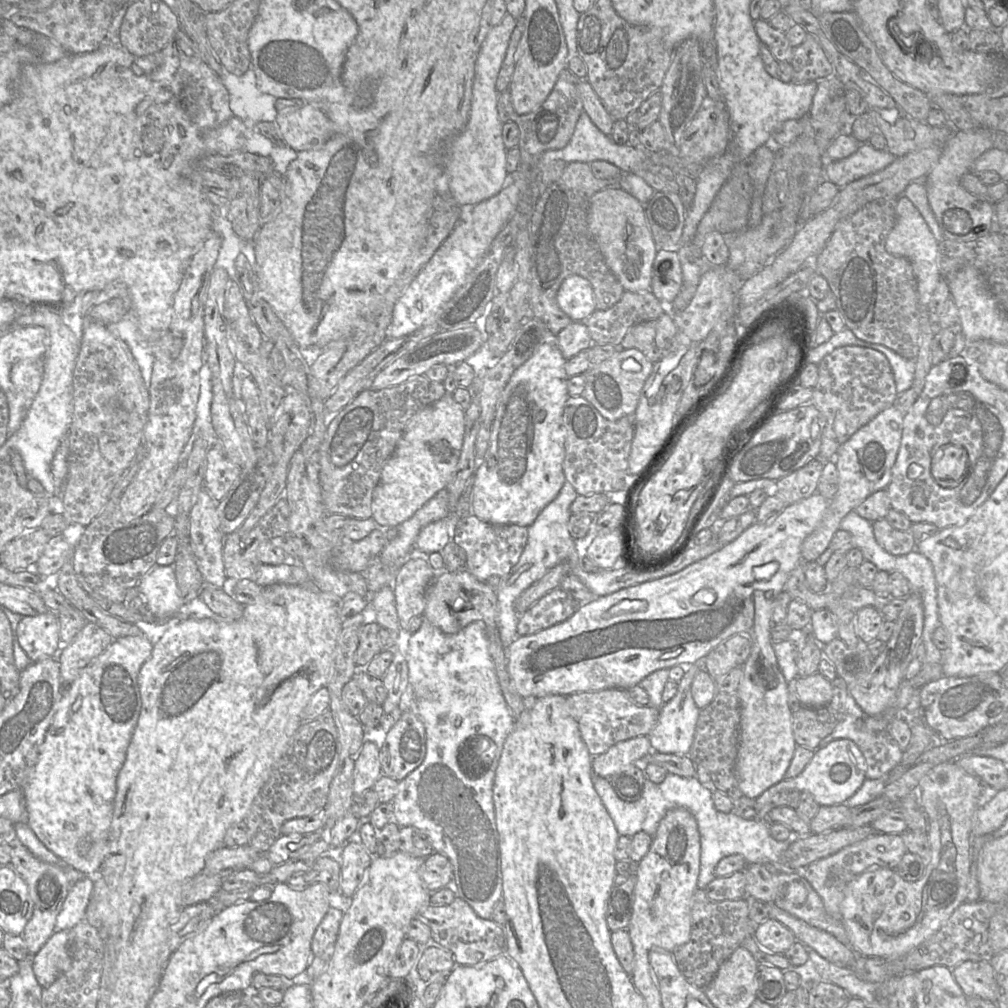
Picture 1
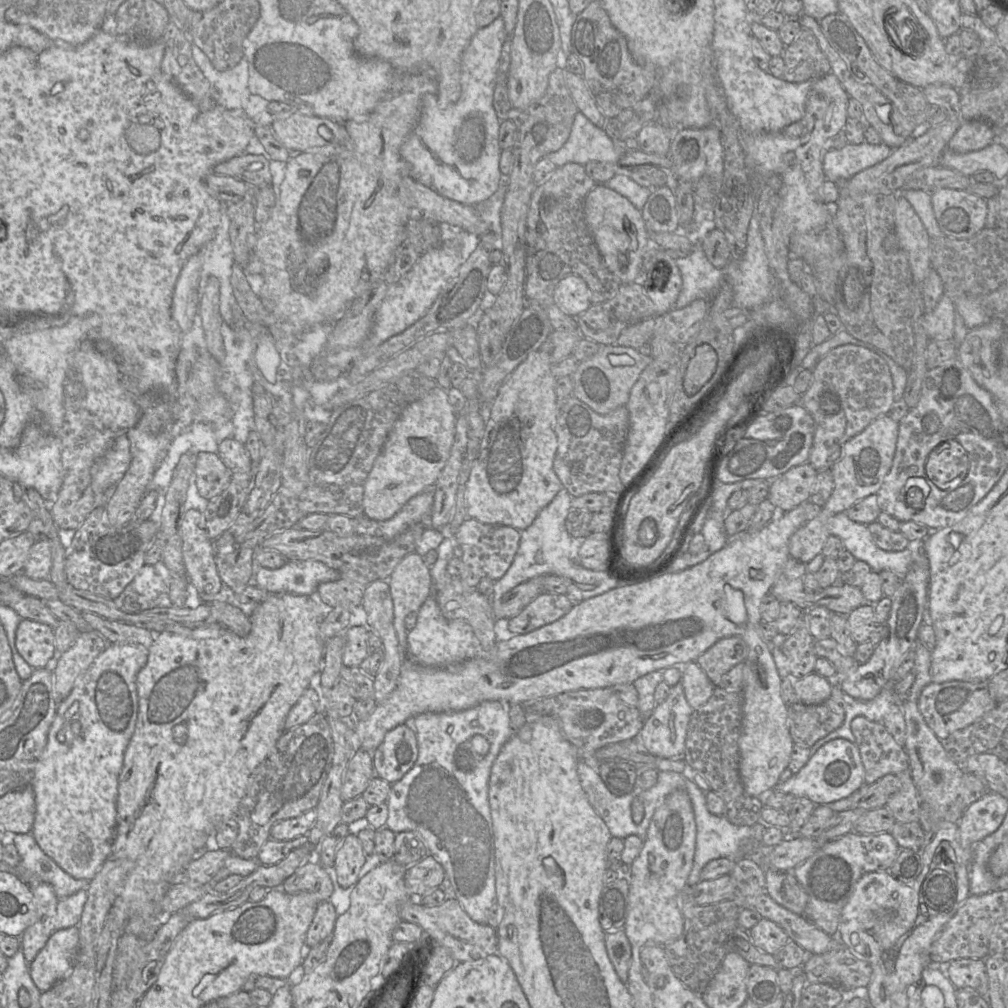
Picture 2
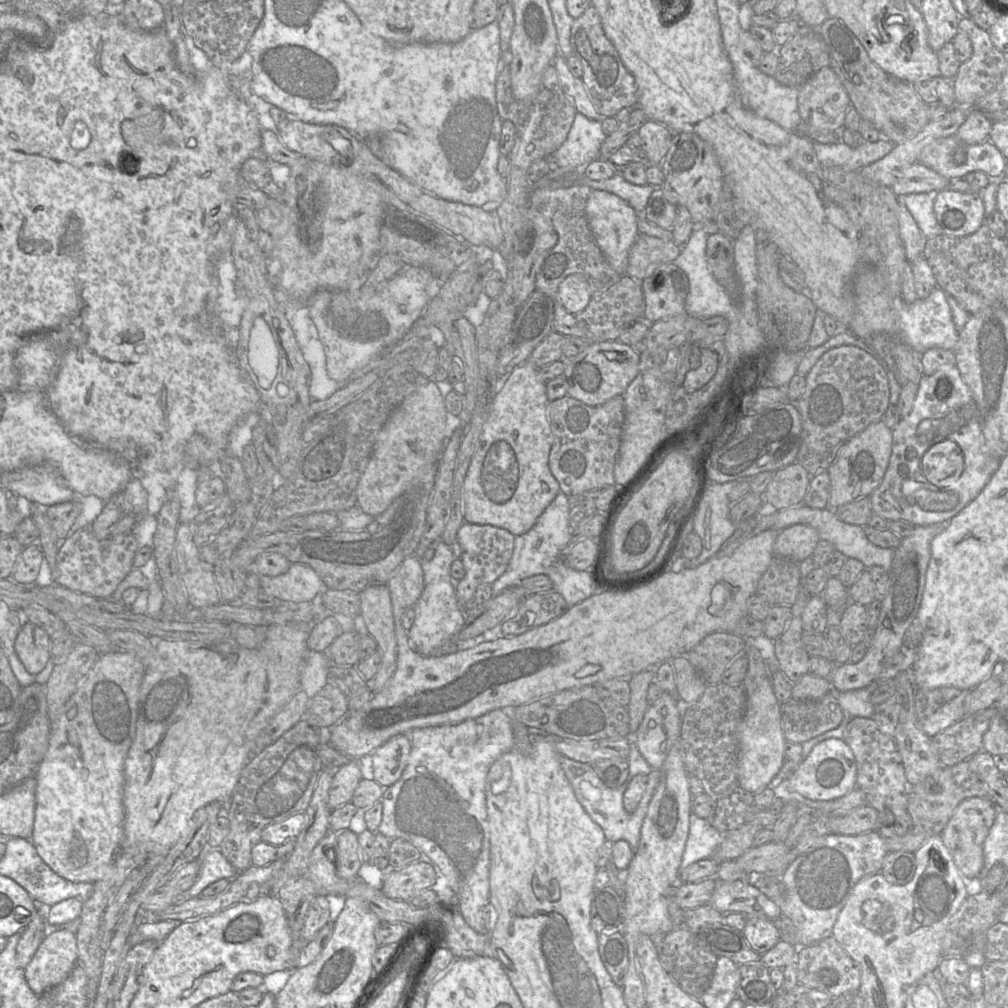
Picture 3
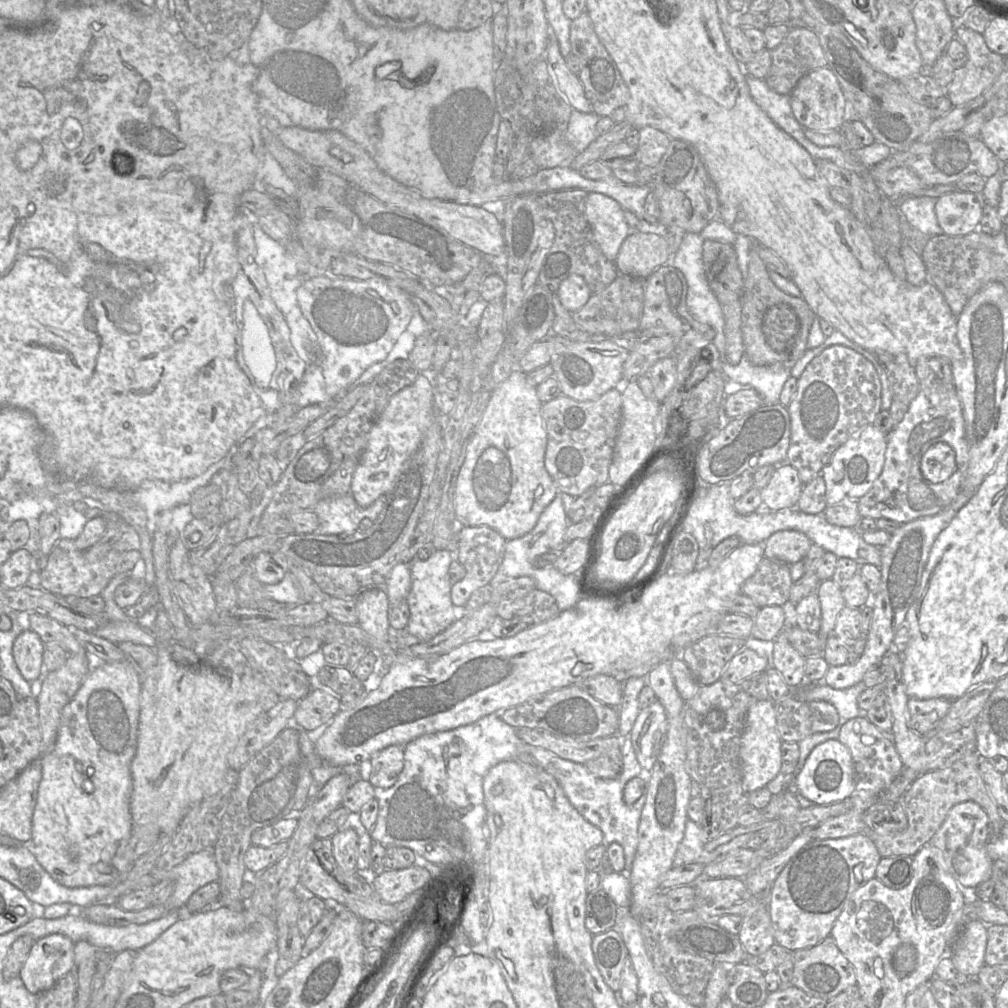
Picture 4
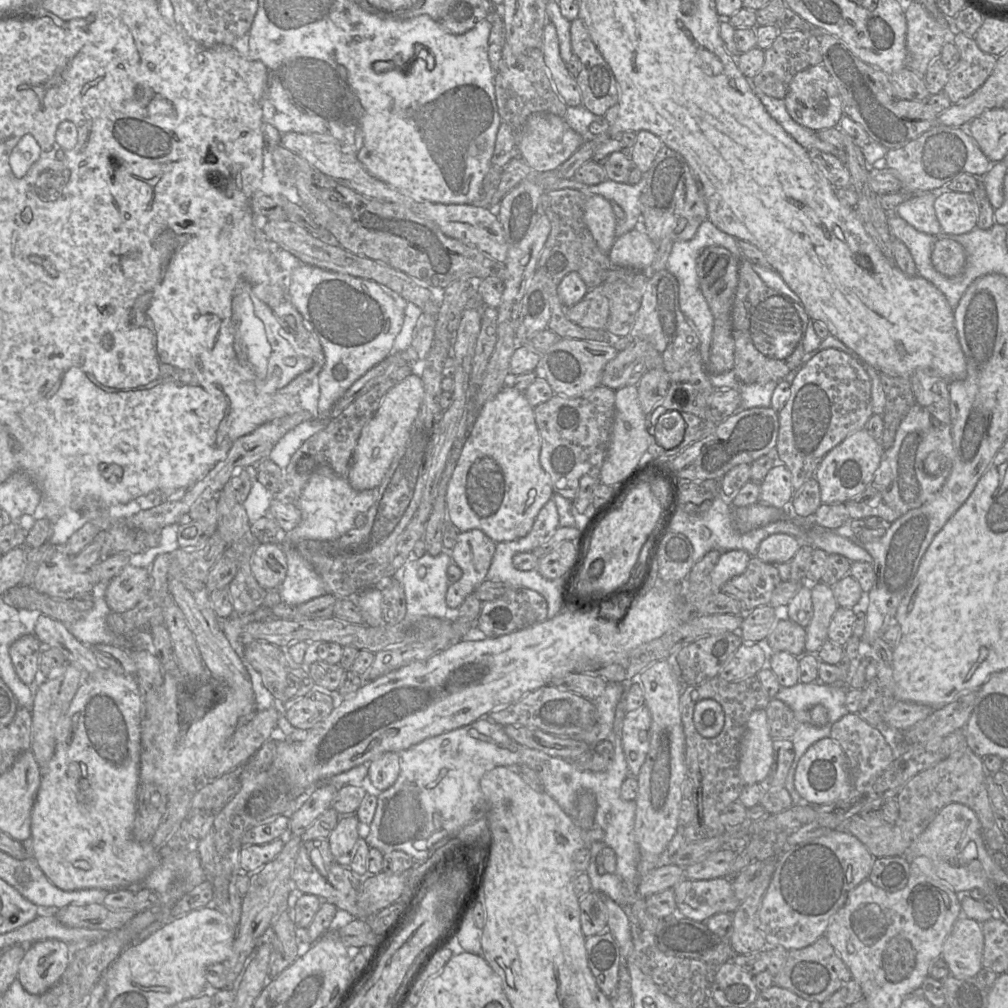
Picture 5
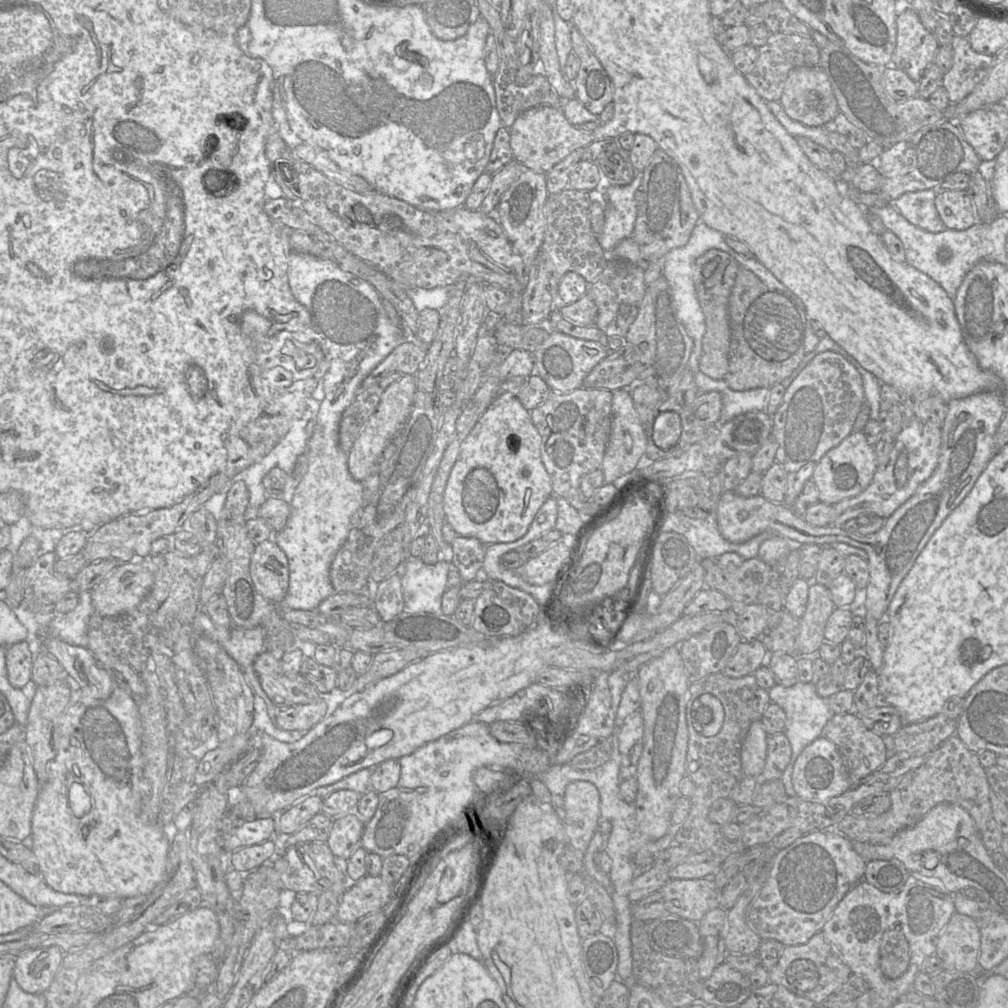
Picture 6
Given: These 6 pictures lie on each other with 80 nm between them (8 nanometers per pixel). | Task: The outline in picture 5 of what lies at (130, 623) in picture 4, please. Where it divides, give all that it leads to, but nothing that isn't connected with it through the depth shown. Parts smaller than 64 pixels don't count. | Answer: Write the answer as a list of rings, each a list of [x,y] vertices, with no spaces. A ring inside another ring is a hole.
[[[109,581],[100,582],[93,587],[90,593],[94,604],[89,611],[83,612],[79,620],[63,624],[77,640],[90,648],[96,644],[109,644],[127,650],[144,648],[152,651],[153,639],[149,631],[140,631],[130,638],[125,638],[109,629],[106,618],[111,610],[105,600],[108,583]]]

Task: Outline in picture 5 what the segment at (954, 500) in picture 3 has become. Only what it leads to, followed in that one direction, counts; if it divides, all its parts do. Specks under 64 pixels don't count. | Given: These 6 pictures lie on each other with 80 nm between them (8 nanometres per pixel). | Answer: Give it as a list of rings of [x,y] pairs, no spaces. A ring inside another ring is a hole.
[[[915,403],[904,416],[897,429],[893,445],[883,452],[880,465],[865,491],[845,502],[850,520],[879,517],[893,523],[909,510],[921,507],[934,498],[947,480],[953,460],[953,440],[950,410],[947,406],[923,407]],[[938,451],[941,456],[939,475],[928,475],[923,462],[929,453]]]

